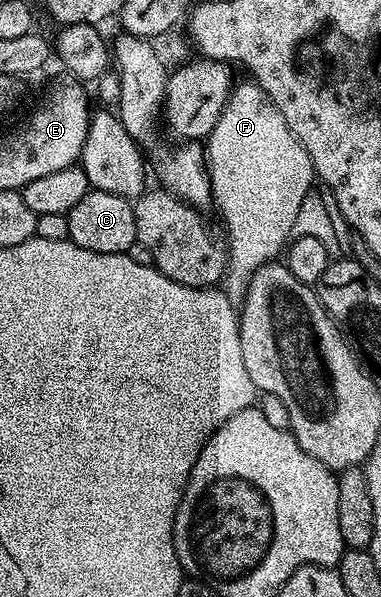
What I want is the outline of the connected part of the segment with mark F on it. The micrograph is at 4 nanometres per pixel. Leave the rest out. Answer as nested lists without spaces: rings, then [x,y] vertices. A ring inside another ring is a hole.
[[[246,81],[232,90],[230,97],[227,98],[226,105],[223,106],[221,117],[217,121],[217,125],[207,136],[205,140],[205,154],[207,157],[207,172],[211,175],[211,198],[214,206],[219,206],[223,210],[223,223],[227,226],[227,235],[231,240],[226,240],[225,246],[227,248],[227,274],[221,280],[221,290],[229,297],[229,301],[235,308],[242,308],[246,301],[249,287],[253,281],[253,277],[260,271],[266,263],[278,260],[281,252],[286,248],[289,240],[292,238],[291,230],[293,229],[293,221],[296,220],[297,211],[301,206],[301,201],[304,200],[305,195],[313,190],[313,183],[311,179],[316,178],[315,168],[311,165],[311,158],[309,153],[300,143],[295,140],[295,135],[289,129],[289,125],[285,121],[285,117],[277,109],[277,105],[273,105],[273,101],[267,94],[259,88],[258,83],[254,81]]]

